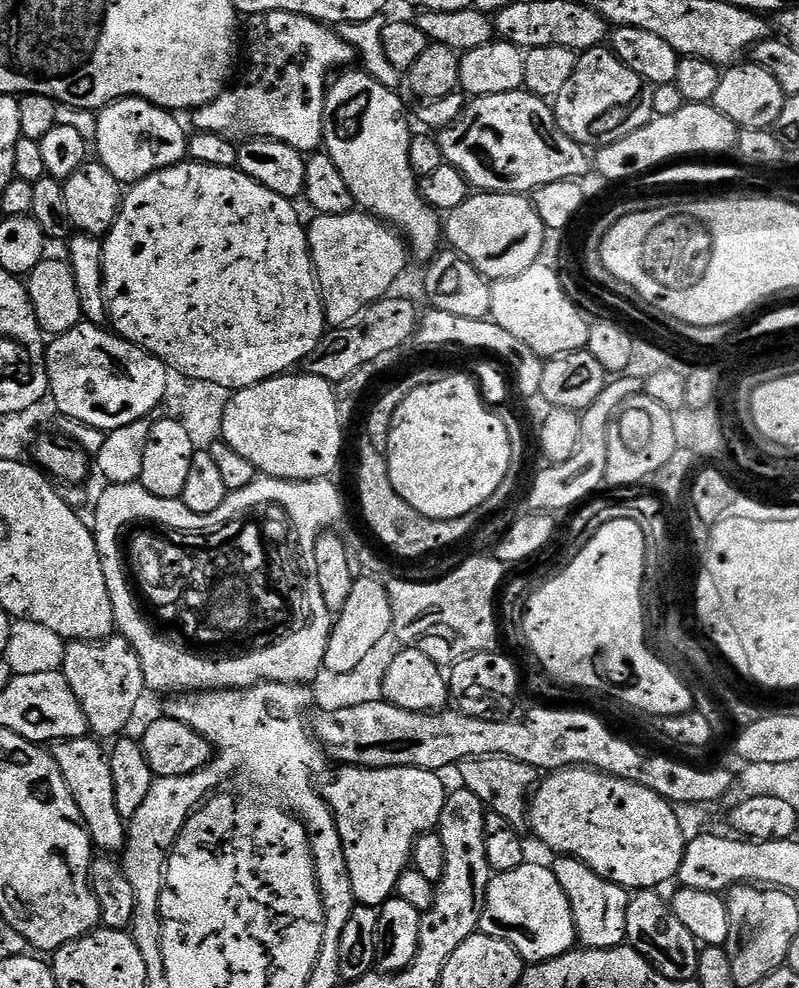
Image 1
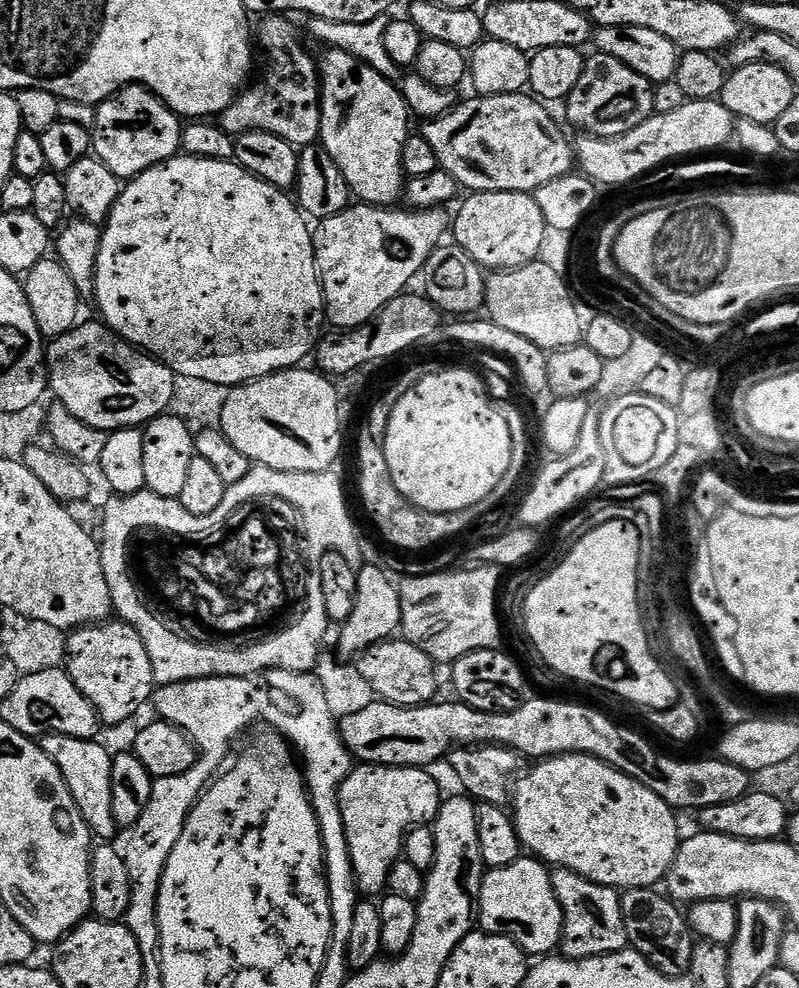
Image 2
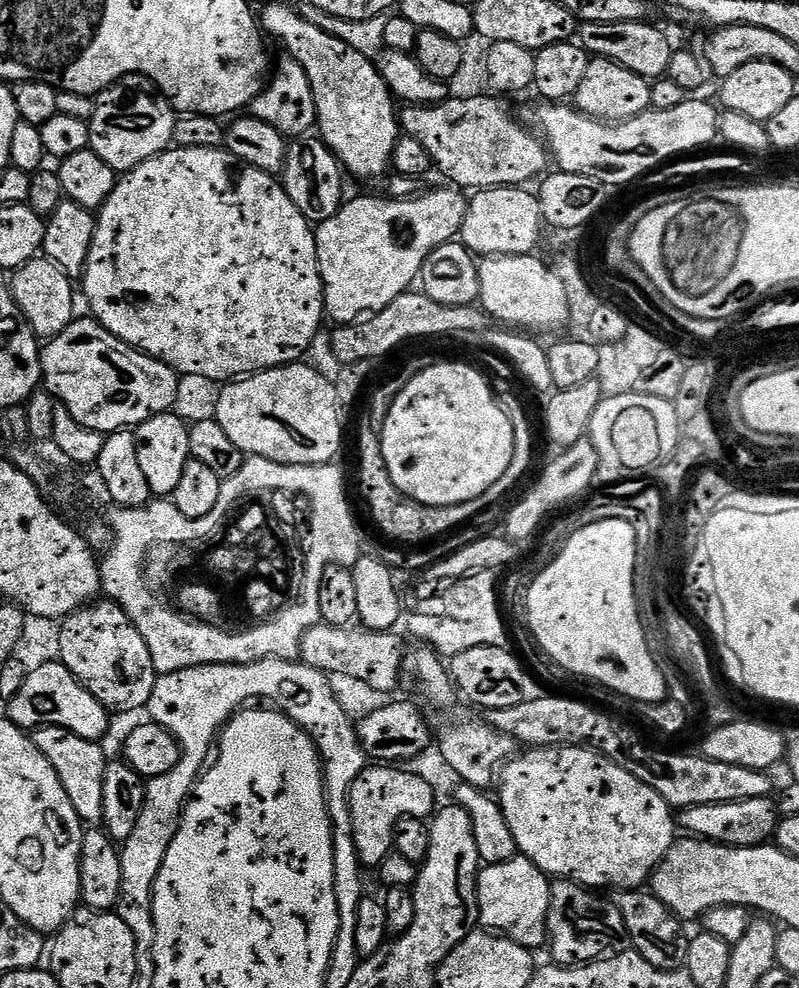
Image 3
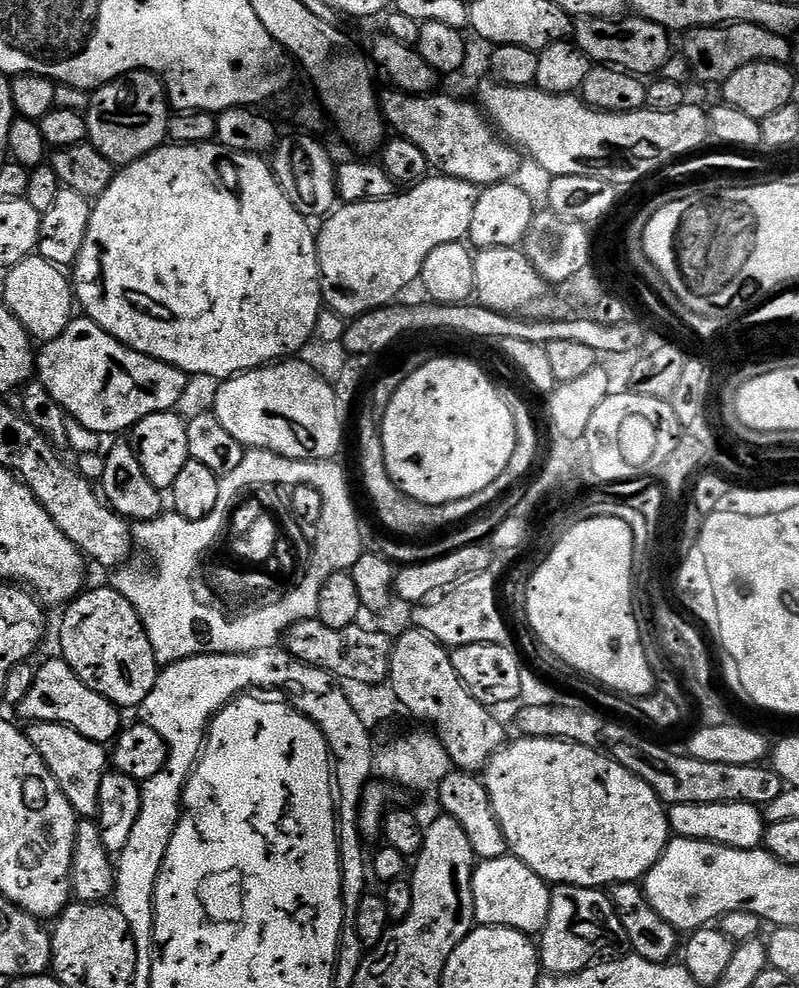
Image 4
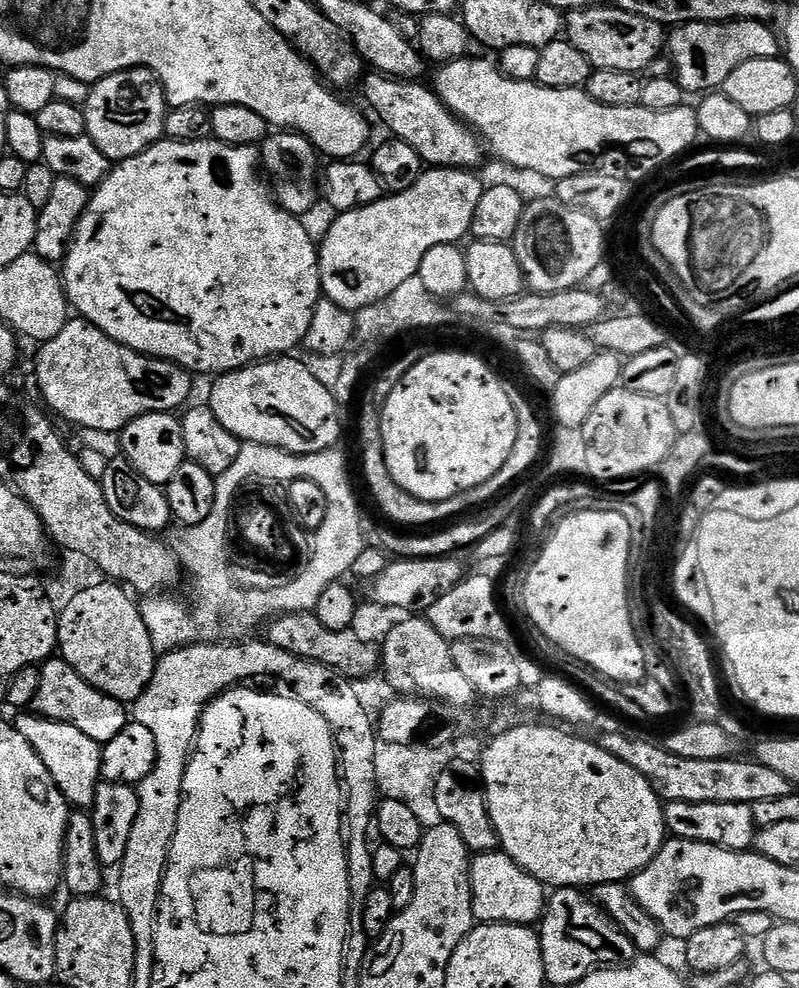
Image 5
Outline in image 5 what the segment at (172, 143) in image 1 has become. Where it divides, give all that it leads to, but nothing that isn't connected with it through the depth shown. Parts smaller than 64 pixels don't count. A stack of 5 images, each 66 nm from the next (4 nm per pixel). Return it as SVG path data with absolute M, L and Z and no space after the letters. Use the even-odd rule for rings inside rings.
M127 68L124 72L115 72L98 83L91 85L88 90L88 100L83 105L84 117L88 131L86 135L113 162L129 160L142 154L152 144L158 143L164 136L164 120L167 118L170 105L164 94L164 83L156 73L148 68Z

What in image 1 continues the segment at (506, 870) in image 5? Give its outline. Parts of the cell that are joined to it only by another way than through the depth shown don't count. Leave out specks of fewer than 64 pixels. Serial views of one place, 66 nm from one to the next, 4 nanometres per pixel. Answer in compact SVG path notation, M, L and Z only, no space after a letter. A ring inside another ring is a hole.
M526 862L518 870L498 872L488 884L479 931L510 942L529 965L541 964L577 947L578 937L570 902L558 886L551 867Z

